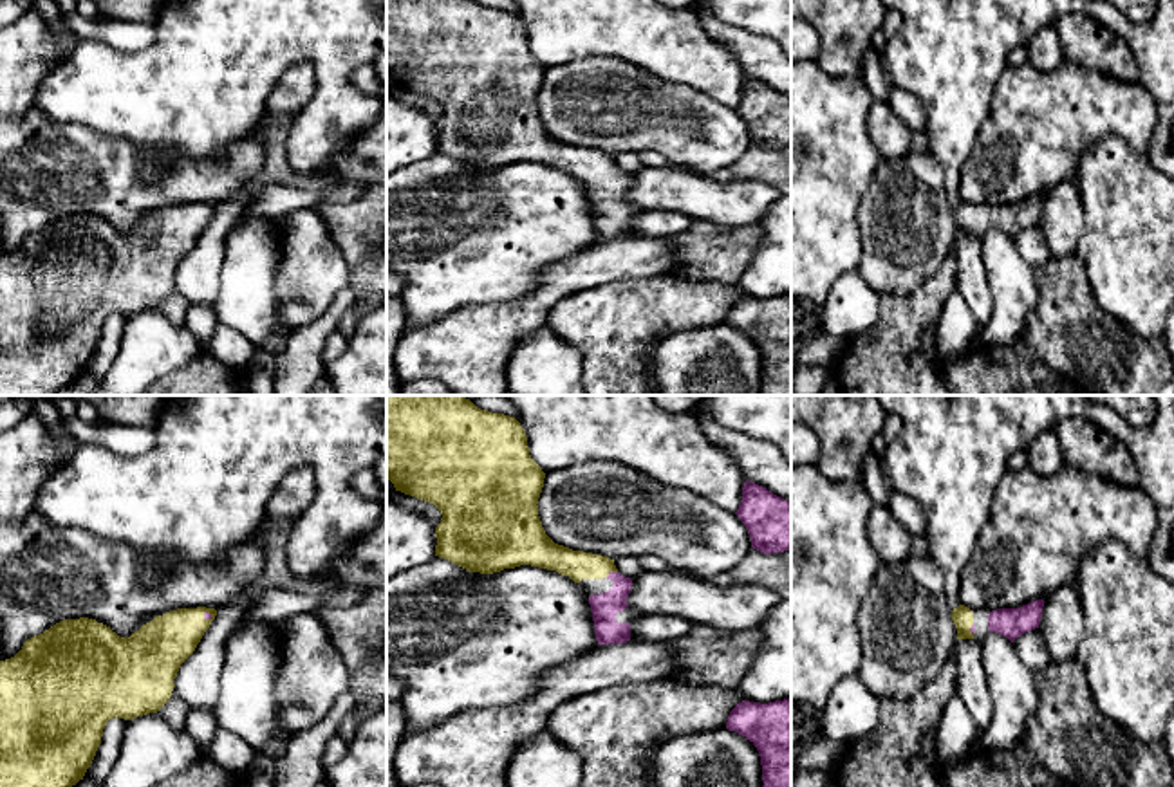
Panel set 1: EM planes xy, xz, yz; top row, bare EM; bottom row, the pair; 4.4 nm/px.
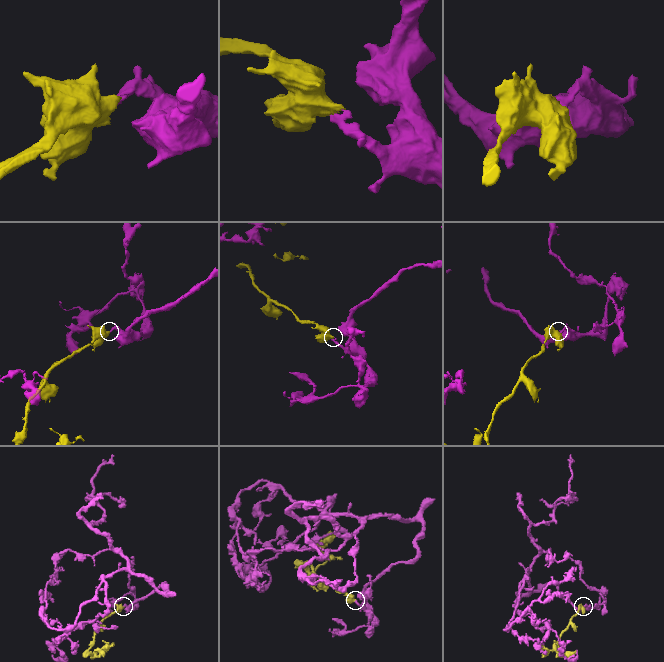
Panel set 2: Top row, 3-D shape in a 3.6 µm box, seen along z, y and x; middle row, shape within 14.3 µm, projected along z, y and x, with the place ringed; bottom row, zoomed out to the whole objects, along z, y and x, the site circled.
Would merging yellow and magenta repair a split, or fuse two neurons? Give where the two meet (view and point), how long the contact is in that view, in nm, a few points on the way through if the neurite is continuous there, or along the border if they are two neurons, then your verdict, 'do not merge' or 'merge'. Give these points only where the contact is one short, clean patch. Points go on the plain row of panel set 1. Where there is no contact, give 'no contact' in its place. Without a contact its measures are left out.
meets yellow in xz at (611, 166); contact 60 nm long; runs through xz (578, 161), (611, 166), (616, 190), (604, 203); merge

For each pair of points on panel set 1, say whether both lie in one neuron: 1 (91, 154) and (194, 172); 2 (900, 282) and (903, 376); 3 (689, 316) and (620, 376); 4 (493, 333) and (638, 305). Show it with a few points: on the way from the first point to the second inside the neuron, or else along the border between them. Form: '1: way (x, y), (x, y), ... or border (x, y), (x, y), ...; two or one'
1: way (116, 179), (127, 190), (168, 190); one
2: border (936, 271), (903, 295), (880, 295); two
3: way (669, 316), (625, 356); one
4: border (575, 293), (562, 298), (544, 324); two

